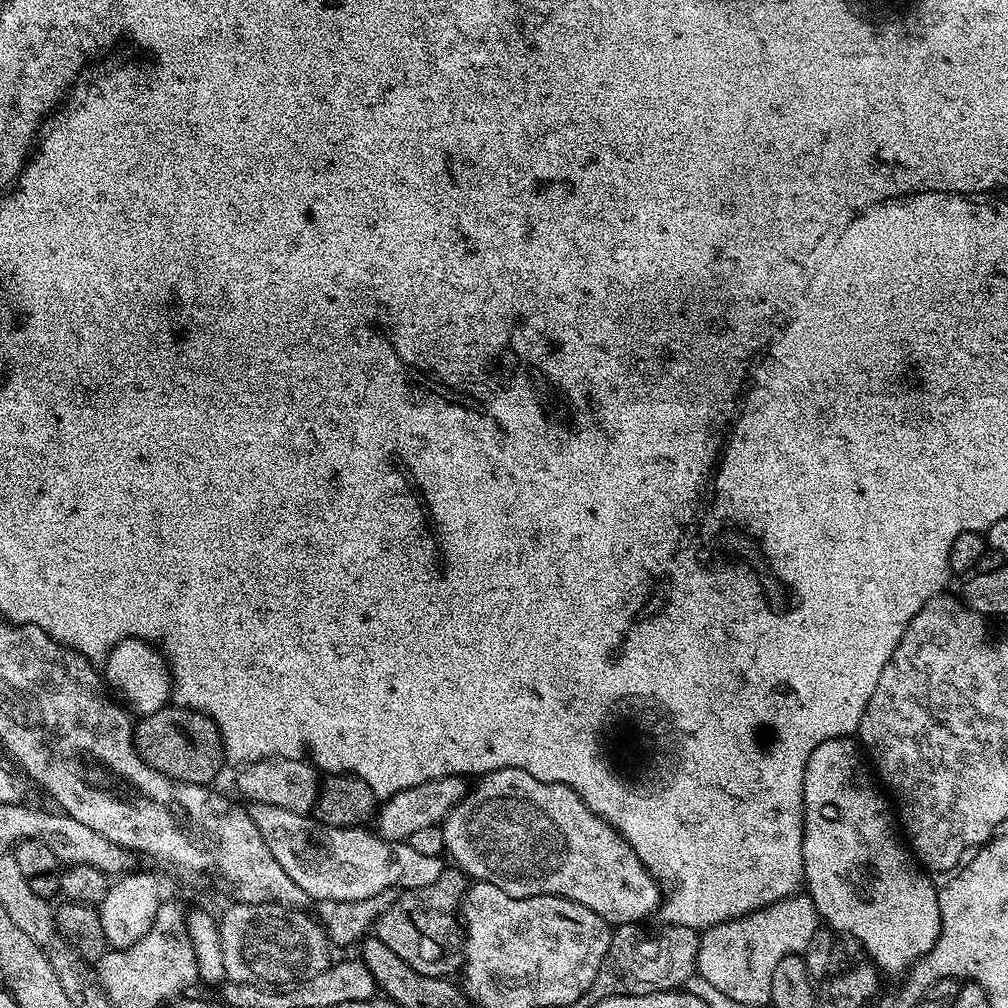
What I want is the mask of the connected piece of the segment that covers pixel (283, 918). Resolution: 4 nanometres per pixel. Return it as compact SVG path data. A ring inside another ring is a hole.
M229 903L224 913L219 913L220 937L222 938L222 962L226 962L226 977L234 984L259 984L265 988L277 989L290 984L306 982L314 974L322 974L330 963L328 948L330 941L321 925L315 919L303 916L303 911L282 904Z

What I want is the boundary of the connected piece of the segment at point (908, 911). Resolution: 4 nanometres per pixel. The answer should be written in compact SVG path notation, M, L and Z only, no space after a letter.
M839 736L822 742L814 754L810 754L804 775L802 846L807 895L811 896L819 919L832 932L840 936L853 936L868 951L867 959L881 973L889 972L899 977L923 958L934 946L934 942L938 942L940 893L932 884L931 875L917 863L905 841L898 835L897 825L894 820L892 825L891 816L893 820L893 805L874 779L855 739Z

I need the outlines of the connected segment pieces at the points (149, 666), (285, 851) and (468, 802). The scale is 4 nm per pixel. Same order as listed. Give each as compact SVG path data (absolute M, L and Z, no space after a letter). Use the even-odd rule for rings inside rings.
M145 640L118 642L118 646L110 650L108 659L103 661L102 676L115 699L137 717L149 716L169 707L172 699L172 672L160 649L152 647Z
M252 804L250 813L254 826L258 826L258 834L262 834L262 842L270 846L270 854L274 854L278 866L282 866L282 870L290 874L290 882L294 882L294 886L302 886L302 890L312 902L358 902L362 898L374 898L374 894L382 894L382 890L430 886L430 882L437 880L446 867L440 856L421 854L403 840L384 840L375 831L364 832L363 827L335 828L332 825L324 825L311 815L282 810L281 807L269 804Z
M499 768L479 777L462 802L450 810L442 831L444 852L456 859L455 867L473 881L498 886L498 890L514 898L561 896L594 910L610 926L644 922L661 907L661 885L644 869L644 863L623 836L588 808L575 790L565 784L542 782L525 768Z

